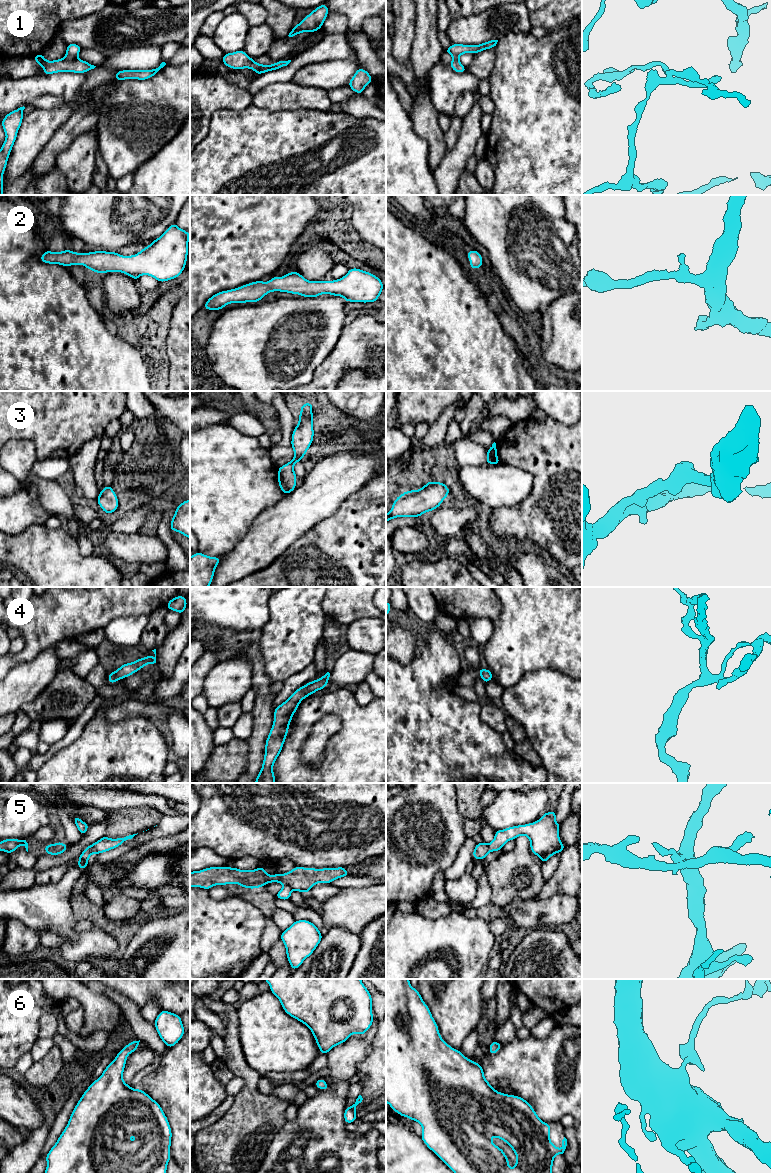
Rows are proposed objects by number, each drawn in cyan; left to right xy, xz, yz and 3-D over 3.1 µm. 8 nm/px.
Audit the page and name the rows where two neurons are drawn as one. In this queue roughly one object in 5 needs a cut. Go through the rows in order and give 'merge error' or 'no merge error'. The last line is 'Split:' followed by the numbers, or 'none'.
1: merge error
2: no merge error
3: no merge error
4: no merge error
5: merge error
6: no merge error
Split: 1, 5

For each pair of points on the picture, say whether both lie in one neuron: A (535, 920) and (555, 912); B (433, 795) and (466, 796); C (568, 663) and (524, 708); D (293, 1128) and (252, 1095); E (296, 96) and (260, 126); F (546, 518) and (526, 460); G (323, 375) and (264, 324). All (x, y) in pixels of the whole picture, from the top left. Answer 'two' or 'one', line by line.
A: one
B: two
C: two
D: two
E: two
F: one
G: two

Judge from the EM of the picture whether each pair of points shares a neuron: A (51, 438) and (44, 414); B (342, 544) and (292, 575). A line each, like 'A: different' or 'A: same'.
A: same
B: same

